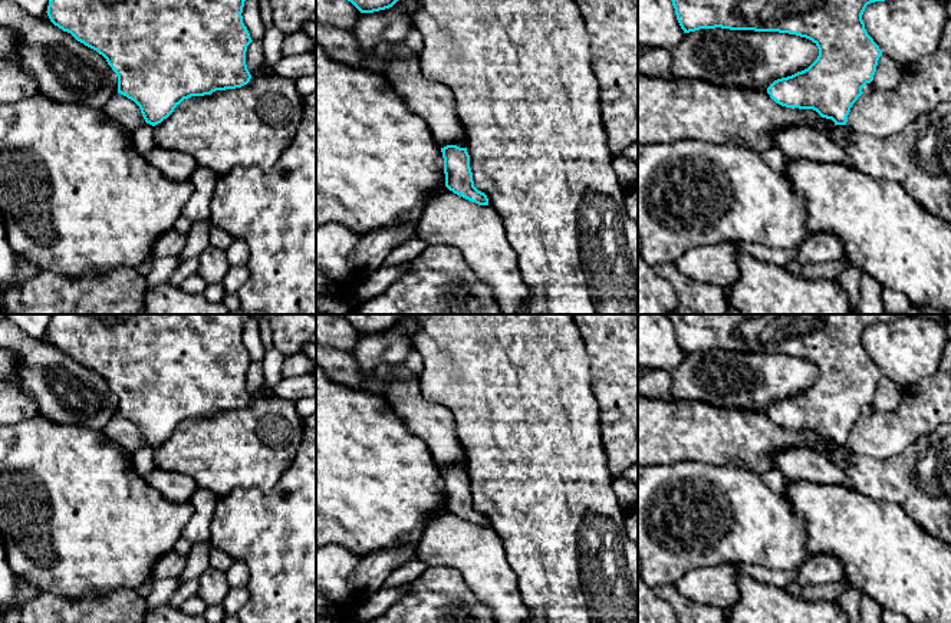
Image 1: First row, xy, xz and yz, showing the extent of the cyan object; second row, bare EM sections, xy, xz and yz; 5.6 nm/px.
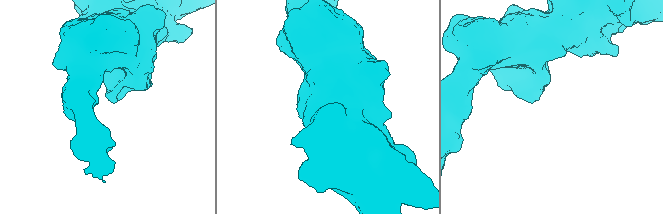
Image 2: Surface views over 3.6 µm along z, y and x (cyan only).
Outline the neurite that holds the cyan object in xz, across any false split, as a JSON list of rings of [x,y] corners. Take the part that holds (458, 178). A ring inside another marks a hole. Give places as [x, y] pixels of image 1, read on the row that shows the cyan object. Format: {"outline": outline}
{"outline": [[[447,145],[441,148],[441,152],[444,158],[445,187],[471,202],[488,205],[487,195],[474,187],[467,148]]]}

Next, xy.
{"outline": [[[49,0],[50,22],[102,55],[118,76],[118,93],[134,100],[147,123],[155,126],[191,96],[247,85],[247,46],[253,42],[243,23],[246,0]]]}

